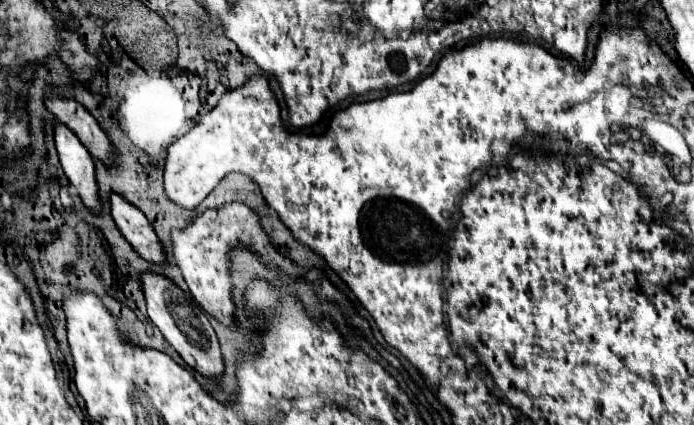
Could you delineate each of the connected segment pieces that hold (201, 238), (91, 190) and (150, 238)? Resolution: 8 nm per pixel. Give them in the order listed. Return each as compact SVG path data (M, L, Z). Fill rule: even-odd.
M231 202L215 210L207 210L205 214L193 218L187 228L173 232L175 260L185 276L193 298L207 314L211 314L223 326L235 326L235 302L231 294L233 284L229 280L229 250L237 244L251 248L257 256L265 256L267 262L279 258L275 248L271 248L265 230L259 226L257 214L241 202Z
M55 126L55 146L59 152L61 168L71 186L75 186L83 204L93 212L101 212L101 198L97 196L97 180L95 180L95 162L87 148L79 142L79 138L65 126Z
M113 194L111 196L111 214L125 236L125 240L133 246L133 250L147 262L151 264L165 264L165 250L163 244L157 240L157 234L145 214L123 200L121 196Z

